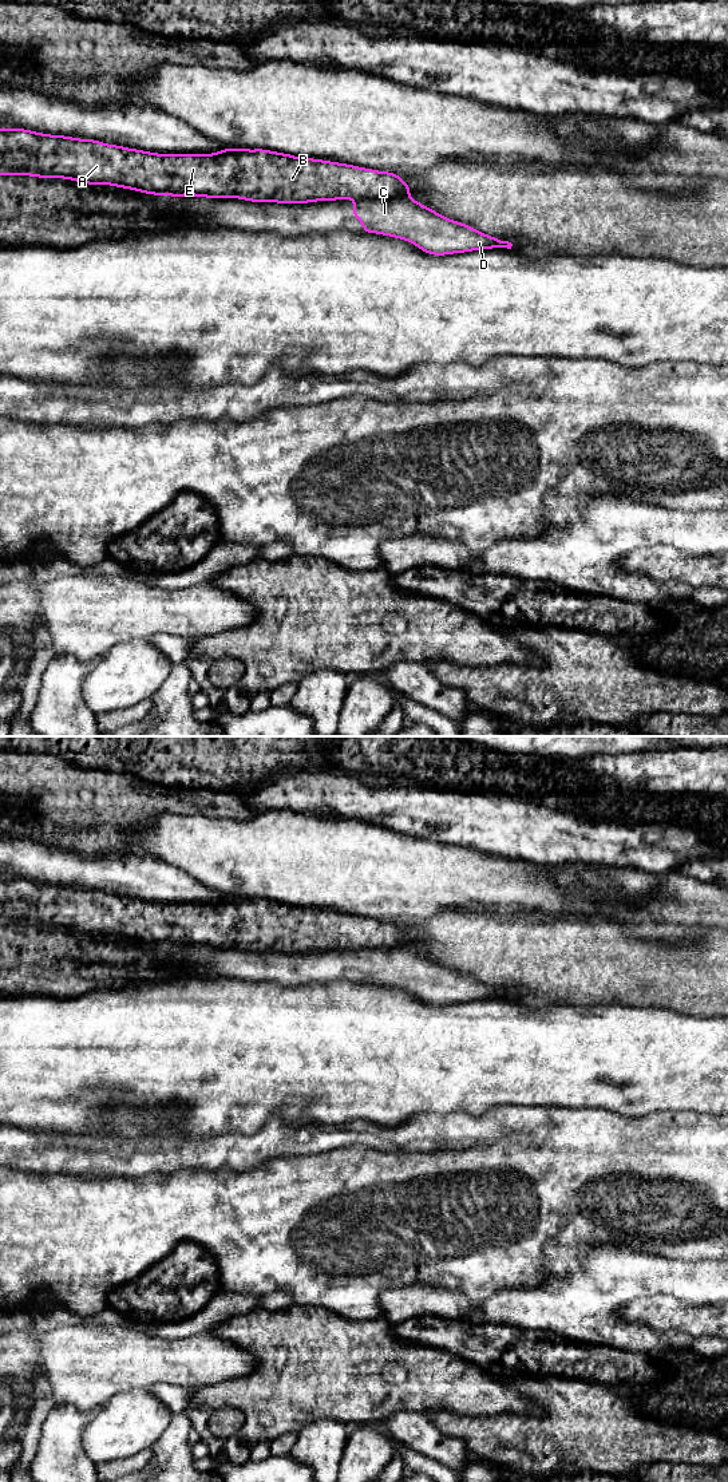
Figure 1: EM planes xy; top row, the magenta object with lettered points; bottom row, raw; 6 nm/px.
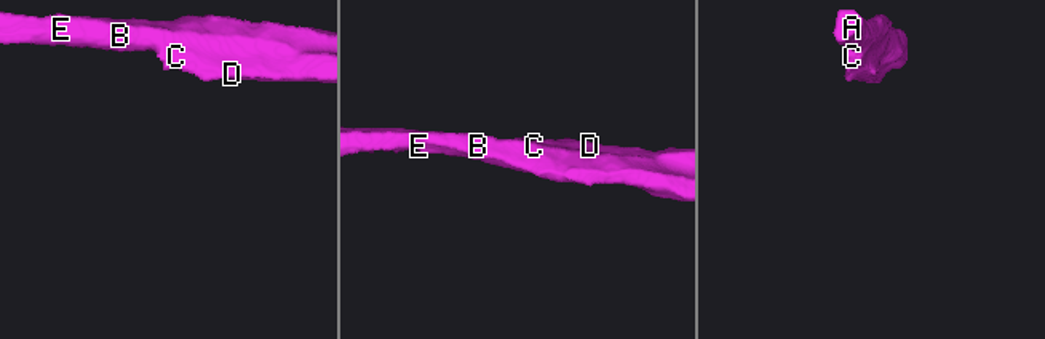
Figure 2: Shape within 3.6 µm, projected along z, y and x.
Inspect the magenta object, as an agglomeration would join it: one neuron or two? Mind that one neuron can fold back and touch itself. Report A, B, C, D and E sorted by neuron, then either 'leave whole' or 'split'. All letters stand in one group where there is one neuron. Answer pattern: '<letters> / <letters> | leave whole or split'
A B E / C D | split

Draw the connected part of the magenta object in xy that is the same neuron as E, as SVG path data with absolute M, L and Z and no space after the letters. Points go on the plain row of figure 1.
M0 878L0 925L31 925L64 928L87 934L111 934L145 944L171 946L240 948L250 952L309 953L316 951L408 946L411 937L399 924L377 921L316 908L297 908L264 898L225 897L211 904L157 904L136 898L107 894L95 889L51 885L25 878Z

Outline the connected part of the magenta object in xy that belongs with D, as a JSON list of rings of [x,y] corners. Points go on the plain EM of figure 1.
[[[408,946],[356,949],[352,965],[363,973],[363,983],[401,988],[434,1005],[513,996]]]

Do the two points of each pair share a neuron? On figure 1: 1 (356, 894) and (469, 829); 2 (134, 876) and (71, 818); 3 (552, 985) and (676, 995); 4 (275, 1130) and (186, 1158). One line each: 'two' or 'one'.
1: two
2: two
3: one
4: one

